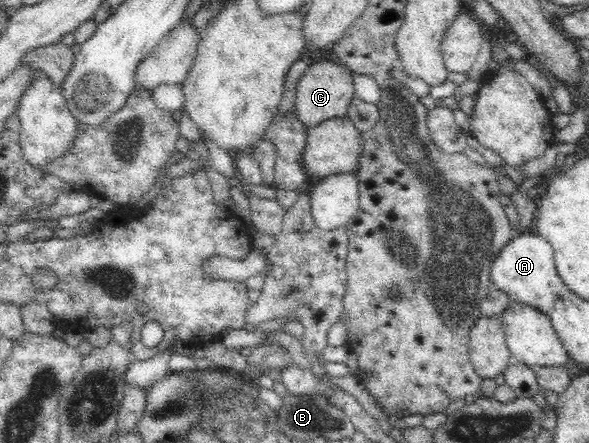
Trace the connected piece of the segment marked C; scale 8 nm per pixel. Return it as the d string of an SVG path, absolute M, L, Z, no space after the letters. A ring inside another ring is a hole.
M333 60L309 62L297 83L293 108L297 118L310 128L327 119L345 116L354 96L353 75L349 66Z

